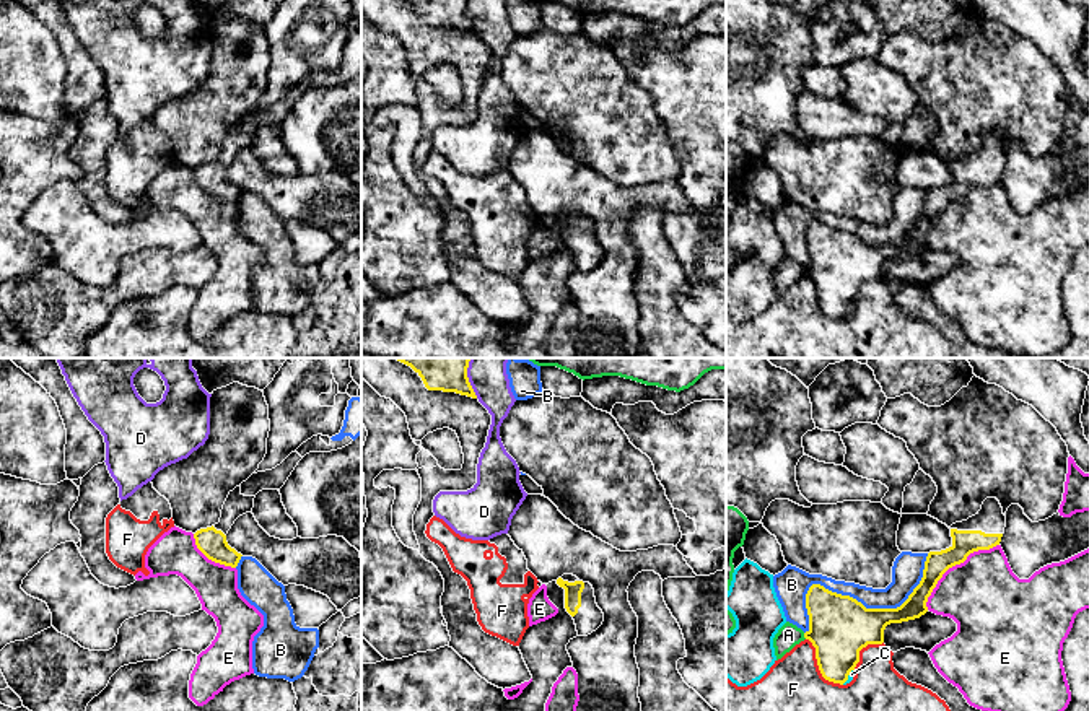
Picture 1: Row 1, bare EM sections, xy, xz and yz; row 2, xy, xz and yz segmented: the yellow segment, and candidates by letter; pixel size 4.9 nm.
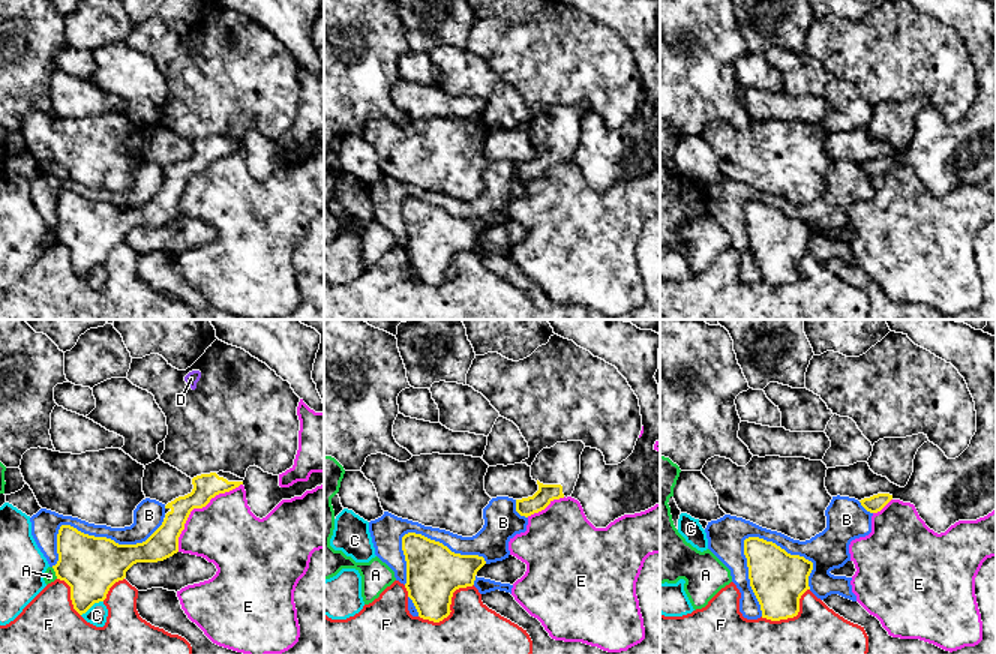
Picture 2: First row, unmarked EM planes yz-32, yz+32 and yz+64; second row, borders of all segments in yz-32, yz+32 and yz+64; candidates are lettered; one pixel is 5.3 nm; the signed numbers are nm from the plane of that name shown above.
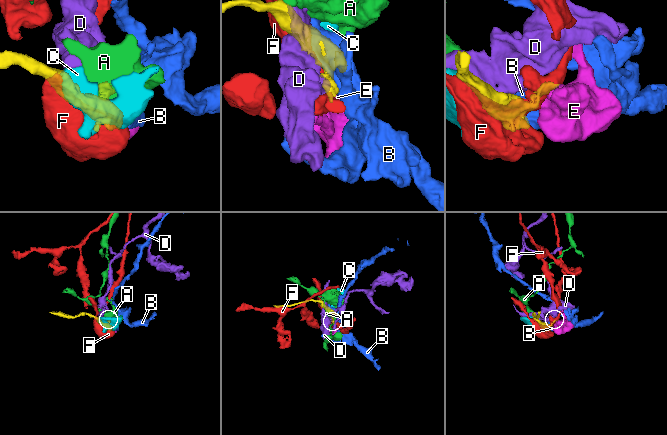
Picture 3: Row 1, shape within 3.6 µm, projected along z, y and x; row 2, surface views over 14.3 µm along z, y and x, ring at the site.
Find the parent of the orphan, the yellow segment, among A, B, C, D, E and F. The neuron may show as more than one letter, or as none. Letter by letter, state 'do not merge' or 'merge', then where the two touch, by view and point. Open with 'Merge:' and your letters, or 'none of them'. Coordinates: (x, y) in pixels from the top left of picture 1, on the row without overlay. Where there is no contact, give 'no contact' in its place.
Merge: none of them
A: do not merge; meets yellow in yz at (804, 272)
B: do not merge; meets yellow in yz at (857, 236)
C: do not merge; meets yellow in yz at (847, 313)
D: do not merge; meets yellow in xz at (467, 17)
E: do not merge; meets yellow in yz at (953, 200)
F: do not merge; meets yellow in yz at (819, 303)

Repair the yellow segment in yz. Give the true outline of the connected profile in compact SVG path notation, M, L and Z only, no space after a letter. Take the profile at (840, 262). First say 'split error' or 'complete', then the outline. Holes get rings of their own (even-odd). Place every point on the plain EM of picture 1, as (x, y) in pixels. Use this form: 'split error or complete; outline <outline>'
split error; outline M986 133L982 145L967 156L952 159L952 181L929 187L923 213L908 234L897 244L866 244L850 231L842 231L812 220L806 229L809 265L804 273L816 283L822 312L843 321L859 298L859 286L868 280L882 280L890 259L920 254L928 247L926 238L942 210L978 185L999 181L1006 151L996 133Z

